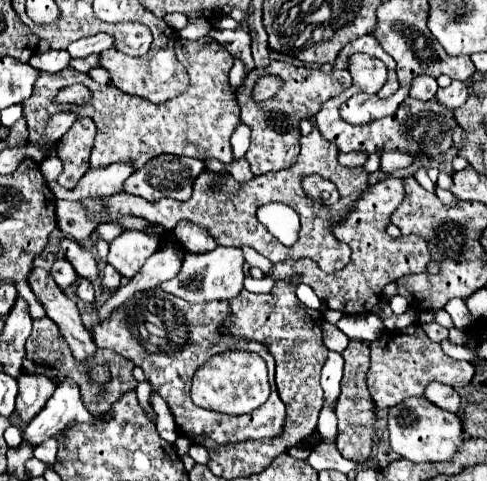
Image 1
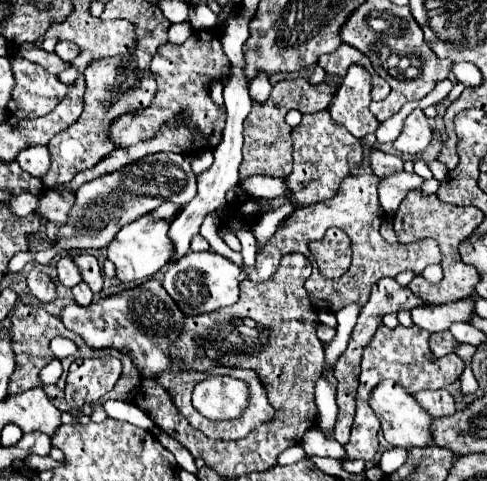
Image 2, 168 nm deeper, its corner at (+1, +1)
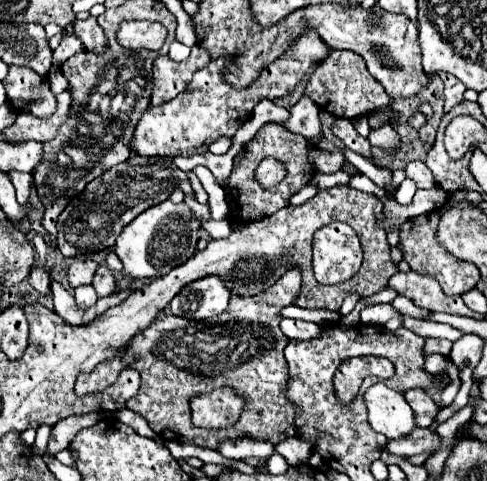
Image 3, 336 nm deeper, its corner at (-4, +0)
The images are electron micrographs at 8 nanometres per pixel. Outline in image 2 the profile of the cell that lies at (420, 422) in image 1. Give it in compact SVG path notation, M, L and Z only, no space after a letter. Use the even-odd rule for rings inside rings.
M394 380L380 382L372 394L370 394L370 408L374 410L376 418L380 420L380 428L384 438L388 440L390 446L402 446L402 448L426 448L432 444L432 434L430 434L430 424L432 418L430 414L406 392L402 386L398 386Z

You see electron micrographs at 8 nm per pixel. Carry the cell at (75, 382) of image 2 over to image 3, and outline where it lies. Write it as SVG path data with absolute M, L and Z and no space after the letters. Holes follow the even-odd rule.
M291 265L269 289L251 297L233 295L227 311L215 319L193 321L167 313L163 319L153 321L151 327L131 339L127 355L107 359L91 373L79 373L75 395L85 397L101 393L113 385L122 369L135 367L141 375L141 389L133 399L129 399L127 407L147 419L149 427L169 441L219 449L223 441L235 437L251 437L275 445L287 437L299 437L299 429L295 425L297 407L287 397L289 371L283 349L287 347L289 337L279 329L283 319L281 309L293 305L299 293L301 267ZM113 361L115 365L111 365ZM215 387L233 387L243 395L251 395L251 407L243 411L243 419L239 419L235 427L203 431L191 423L189 397Z

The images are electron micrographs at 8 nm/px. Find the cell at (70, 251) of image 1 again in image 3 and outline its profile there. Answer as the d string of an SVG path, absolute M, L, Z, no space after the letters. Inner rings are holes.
M99 265L97 271L95 271L95 277L93 277L93 283L91 283L97 291L99 297L105 297L105 295L111 295L113 293L113 287L115 287L115 279L113 279L113 273L105 267L105 265Z

